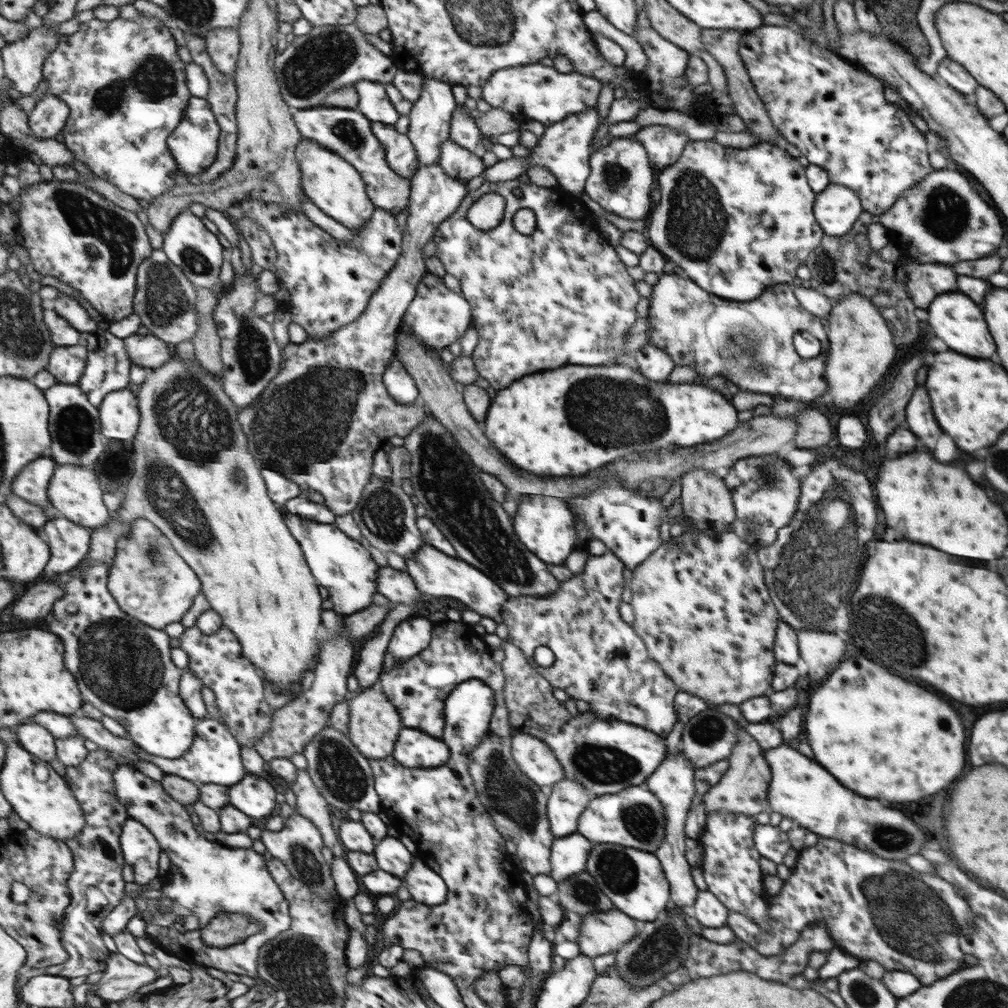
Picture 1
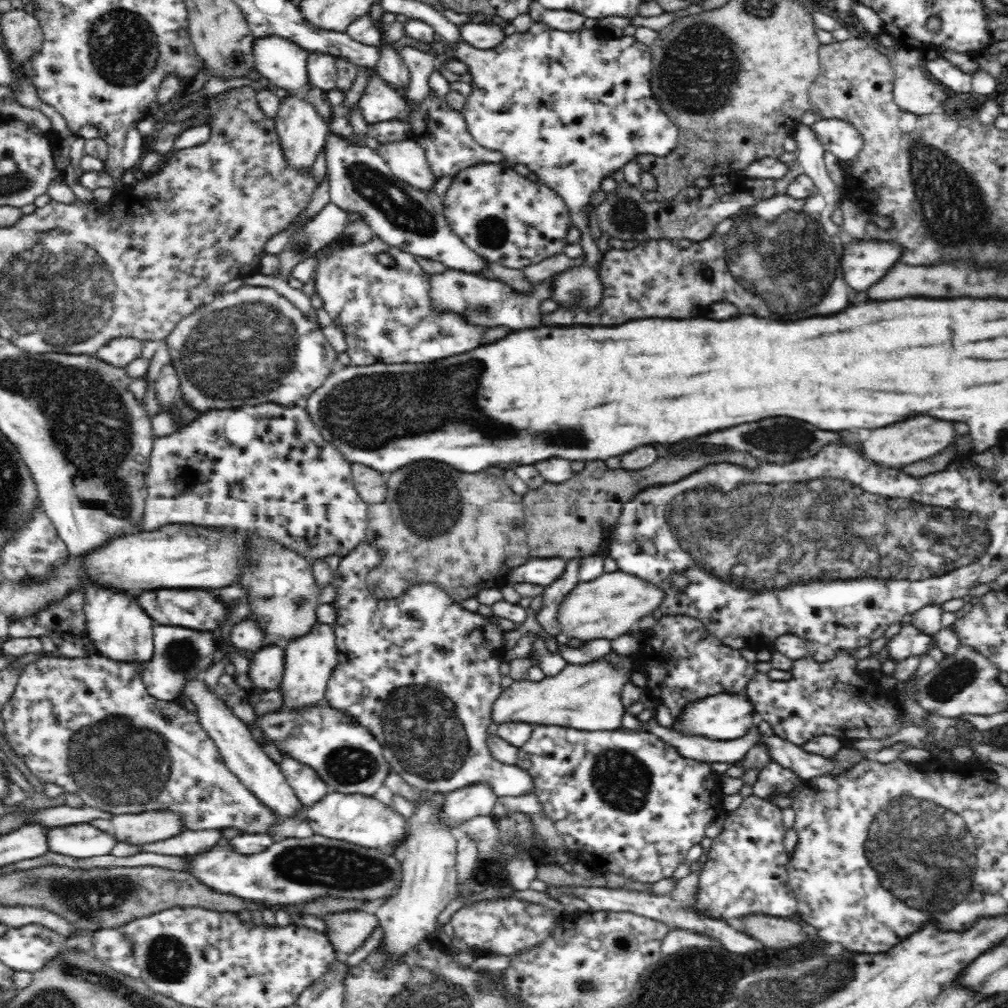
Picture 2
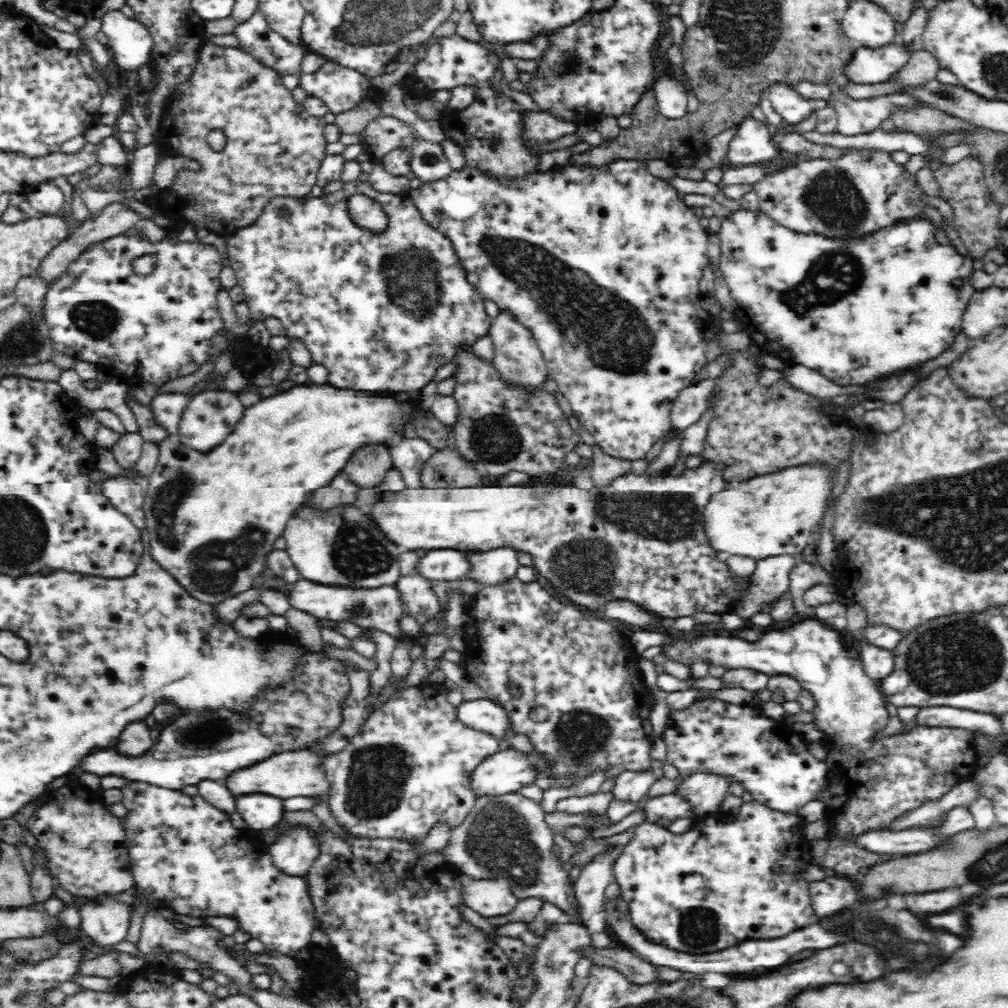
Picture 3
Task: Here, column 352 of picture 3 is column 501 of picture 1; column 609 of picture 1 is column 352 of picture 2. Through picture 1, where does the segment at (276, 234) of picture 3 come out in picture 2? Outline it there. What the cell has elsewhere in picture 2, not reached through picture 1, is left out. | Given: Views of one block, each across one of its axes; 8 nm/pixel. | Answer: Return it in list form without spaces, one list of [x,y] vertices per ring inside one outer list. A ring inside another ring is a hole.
[[[372,240],[366,246],[346,246],[344,250],[332,252],[328,260],[322,260],[318,264],[318,284],[314,290],[320,293],[324,301],[324,309],[331,317],[332,324],[338,326],[345,334],[348,342],[348,356],[352,364],[356,366],[368,366],[368,364],[422,364],[428,360],[440,360],[448,356],[456,356],[462,352],[470,352],[480,344],[482,333],[472,326],[466,326],[456,316],[432,316],[427,297],[428,279],[427,273],[416,264],[416,256],[412,256],[404,249],[394,248],[382,240]],[[380,252],[388,252],[397,262],[397,267],[384,267],[380,265],[374,256]]]

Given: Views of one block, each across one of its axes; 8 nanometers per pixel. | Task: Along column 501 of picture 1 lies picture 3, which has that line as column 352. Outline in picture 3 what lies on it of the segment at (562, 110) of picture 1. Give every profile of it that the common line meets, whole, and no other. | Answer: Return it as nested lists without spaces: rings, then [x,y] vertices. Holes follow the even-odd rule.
[[[327,60],[316,70],[316,72],[301,73],[300,86],[304,88],[308,95],[312,95],[321,98],[326,106],[329,108],[329,112],[334,114],[340,114],[356,108],[358,104],[362,104],[364,101],[372,101],[379,103],[383,97],[383,91],[374,87],[370,83],[370,78],[366,75],[332,60]]]

